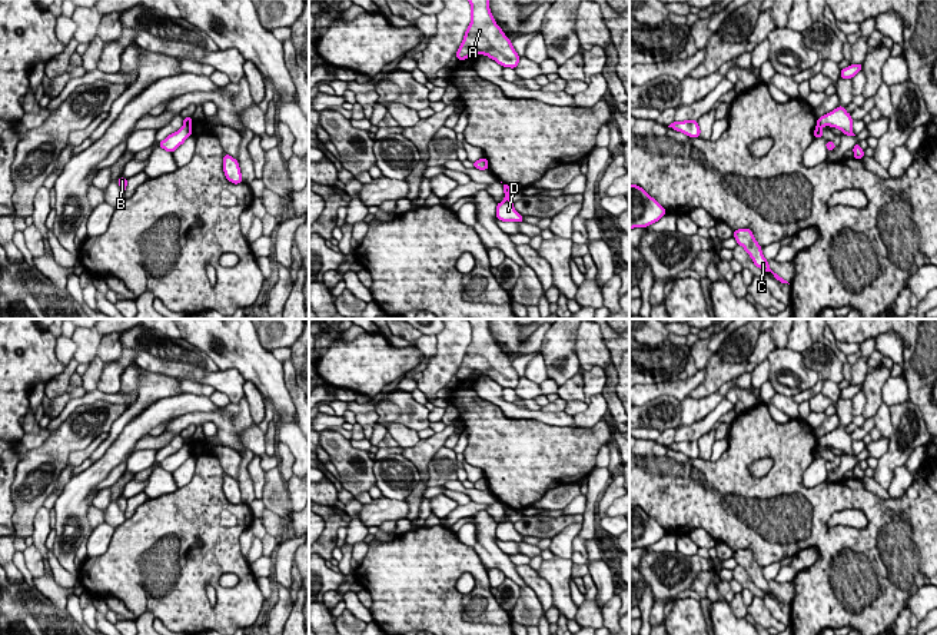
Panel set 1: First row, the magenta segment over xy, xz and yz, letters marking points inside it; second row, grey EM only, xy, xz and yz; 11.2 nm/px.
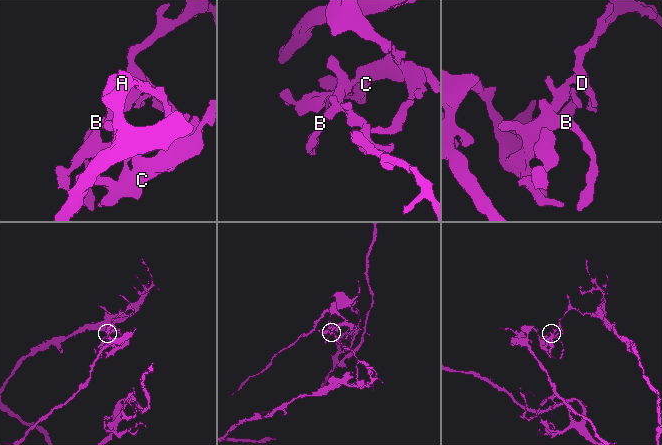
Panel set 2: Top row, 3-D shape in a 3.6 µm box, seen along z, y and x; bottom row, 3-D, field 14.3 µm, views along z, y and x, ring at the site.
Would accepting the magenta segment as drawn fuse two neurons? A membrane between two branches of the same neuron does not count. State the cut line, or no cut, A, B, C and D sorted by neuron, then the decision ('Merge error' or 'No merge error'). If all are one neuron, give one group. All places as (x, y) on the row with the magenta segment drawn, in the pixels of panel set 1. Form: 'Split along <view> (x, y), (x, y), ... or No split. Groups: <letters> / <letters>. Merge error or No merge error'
Split along xz (509, 188), (504, 190). Groups: A B C / D. Merge error

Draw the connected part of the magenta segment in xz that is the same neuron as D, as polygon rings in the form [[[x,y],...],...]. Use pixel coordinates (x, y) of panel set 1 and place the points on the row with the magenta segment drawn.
[[[512,189],[504,190],[505,197],[496,205],[496,219],[502,222],[524,222],[524,216],[515,210],[514,203],[509,199],[511,192]]]

